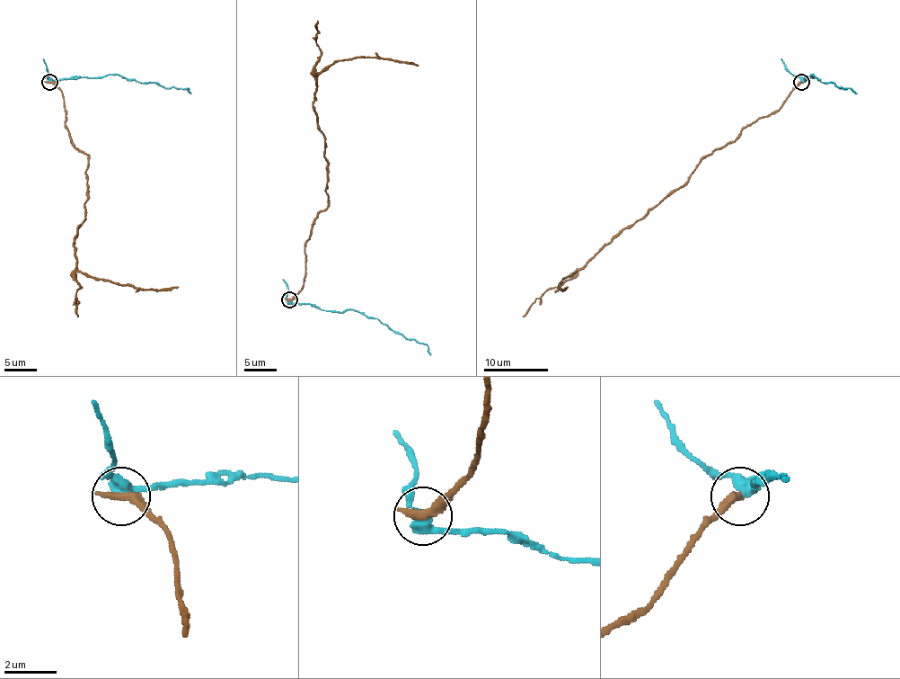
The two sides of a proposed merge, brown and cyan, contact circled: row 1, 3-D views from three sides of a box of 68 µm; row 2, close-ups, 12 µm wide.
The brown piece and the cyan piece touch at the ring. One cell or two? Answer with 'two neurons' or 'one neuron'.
two neurons

